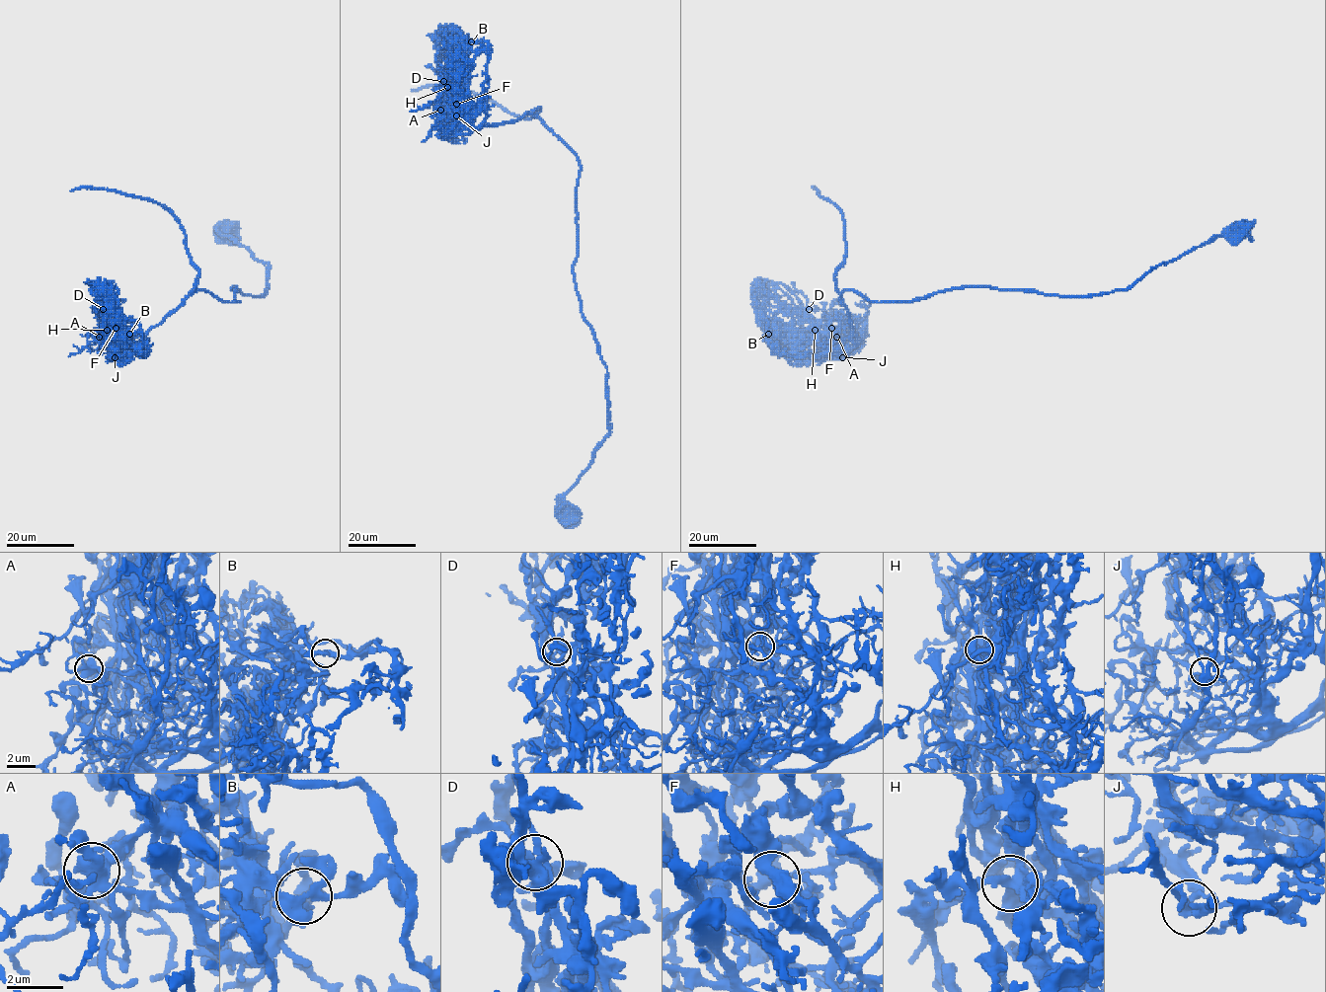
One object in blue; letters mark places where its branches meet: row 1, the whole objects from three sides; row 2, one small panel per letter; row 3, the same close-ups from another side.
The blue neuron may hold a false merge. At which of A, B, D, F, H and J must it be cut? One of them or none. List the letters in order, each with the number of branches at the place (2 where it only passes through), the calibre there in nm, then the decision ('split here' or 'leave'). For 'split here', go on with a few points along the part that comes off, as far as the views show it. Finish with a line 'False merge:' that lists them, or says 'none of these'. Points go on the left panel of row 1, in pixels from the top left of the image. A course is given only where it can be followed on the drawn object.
A: 6 branches meet; 480 nm thick; leave
B: 4 branches meet; 300 nm thick; leave
D: 5 branches meet; 280 nm thick; leave
F: 4 branches meet; 320 nm thick; leave
H: 4 branches meet; 400 nm thick; leave
J: 5 branches meet; 300 nm thick; leave
False merge: none of these

